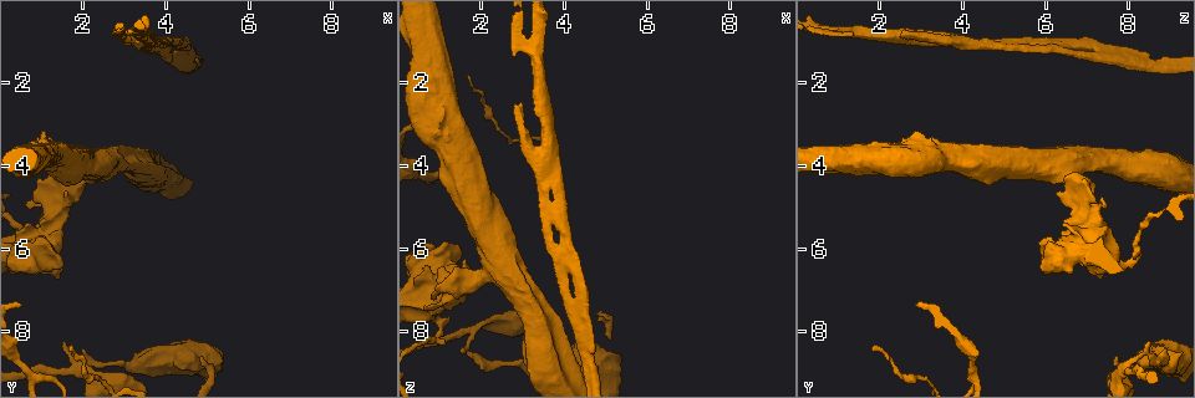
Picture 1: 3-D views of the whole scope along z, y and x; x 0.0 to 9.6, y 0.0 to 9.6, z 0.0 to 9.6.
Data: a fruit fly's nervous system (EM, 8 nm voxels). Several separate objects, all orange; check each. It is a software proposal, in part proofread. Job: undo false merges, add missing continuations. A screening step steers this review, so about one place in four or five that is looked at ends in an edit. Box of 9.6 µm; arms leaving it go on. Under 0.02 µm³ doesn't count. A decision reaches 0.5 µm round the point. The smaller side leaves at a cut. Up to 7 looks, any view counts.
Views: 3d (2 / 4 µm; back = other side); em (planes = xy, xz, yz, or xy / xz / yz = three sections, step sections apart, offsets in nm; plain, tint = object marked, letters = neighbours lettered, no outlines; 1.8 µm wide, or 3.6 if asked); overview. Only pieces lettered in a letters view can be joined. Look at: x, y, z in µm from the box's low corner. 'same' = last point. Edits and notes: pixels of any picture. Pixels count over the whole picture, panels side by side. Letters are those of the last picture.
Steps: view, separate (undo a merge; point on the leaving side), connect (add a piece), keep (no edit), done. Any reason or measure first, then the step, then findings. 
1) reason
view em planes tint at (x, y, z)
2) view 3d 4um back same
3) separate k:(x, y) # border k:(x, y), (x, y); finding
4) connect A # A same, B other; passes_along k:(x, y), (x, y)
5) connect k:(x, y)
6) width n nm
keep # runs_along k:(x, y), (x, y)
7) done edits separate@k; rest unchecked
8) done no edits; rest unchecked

arms run side by side
view em planes letters at (3.35, 0.75, 1.35)

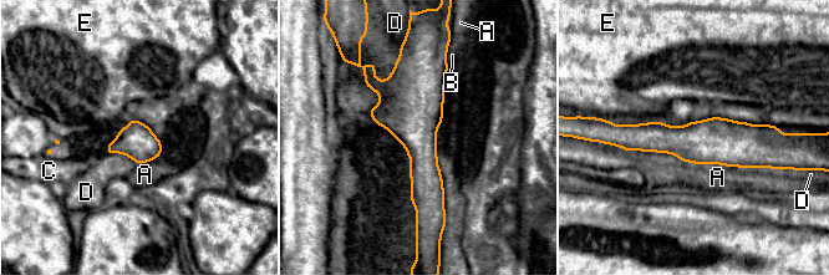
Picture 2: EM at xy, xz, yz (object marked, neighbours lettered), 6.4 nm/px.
keep # A other, B other, C other, D other, E other; border 2:(107, 153), (126, 154), (136, 164); continuous, no second neuron

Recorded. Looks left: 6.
three arms meet
view em planes plain at (1.55, 4.90, 6.90)

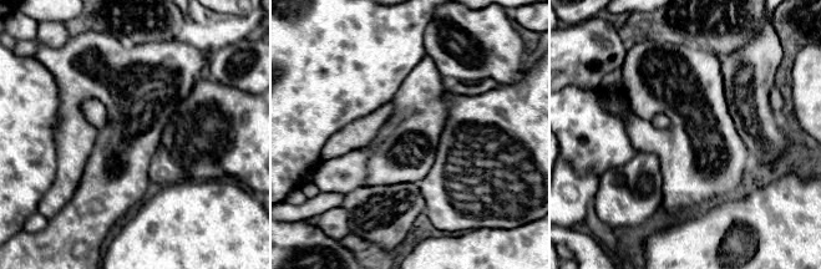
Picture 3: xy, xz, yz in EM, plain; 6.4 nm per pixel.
view em planes tint same

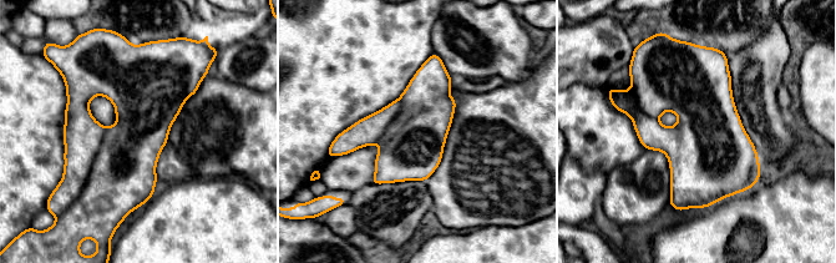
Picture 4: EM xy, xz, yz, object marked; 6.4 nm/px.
view em planes letters same

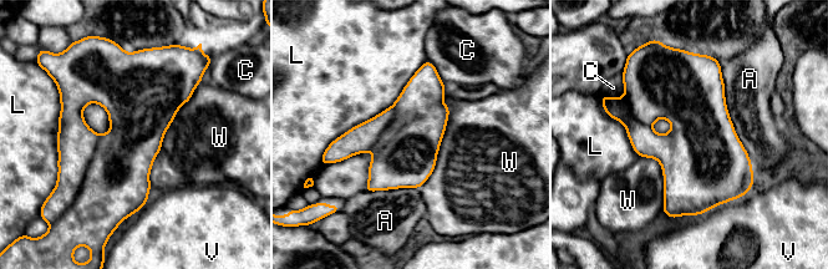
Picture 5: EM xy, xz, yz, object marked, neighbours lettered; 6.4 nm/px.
width 400 nm
keep # A other, C other, L other, V other, W other; border 5:(199, 84), (163, 137), (151, 186); continuous, no second neuron

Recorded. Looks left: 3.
thick turns thin
view em 3.6um xy step 4 tint at (1.05, 6.40, 7.75)

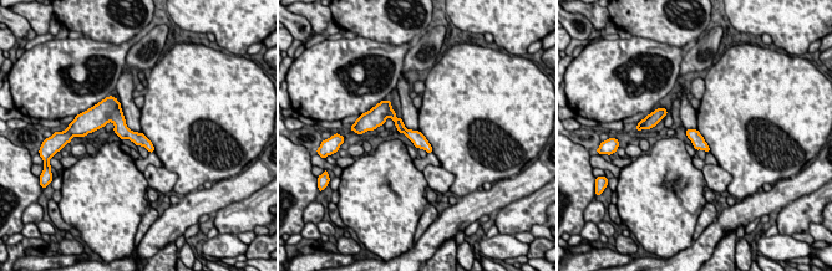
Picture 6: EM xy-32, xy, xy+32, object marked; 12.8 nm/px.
view em 3.6um planes tint same

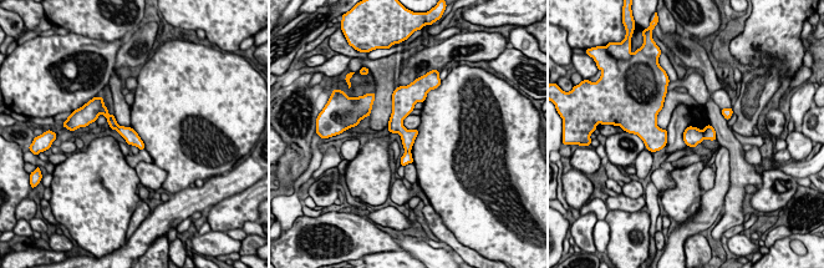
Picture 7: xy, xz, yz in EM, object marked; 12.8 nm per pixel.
view em 3.6um planes letters same

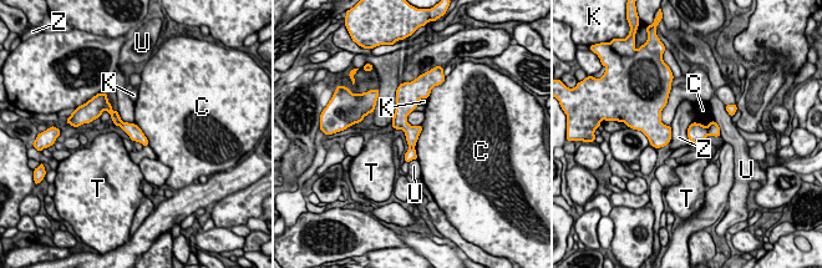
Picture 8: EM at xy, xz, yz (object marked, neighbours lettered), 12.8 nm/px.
separate 8:(713, 127) # C other, K other, T other, U other, Z other; border 8:(706, 127), (709, 134); two neurons meet here

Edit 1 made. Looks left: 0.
done edits separate@8; rest unchecked

